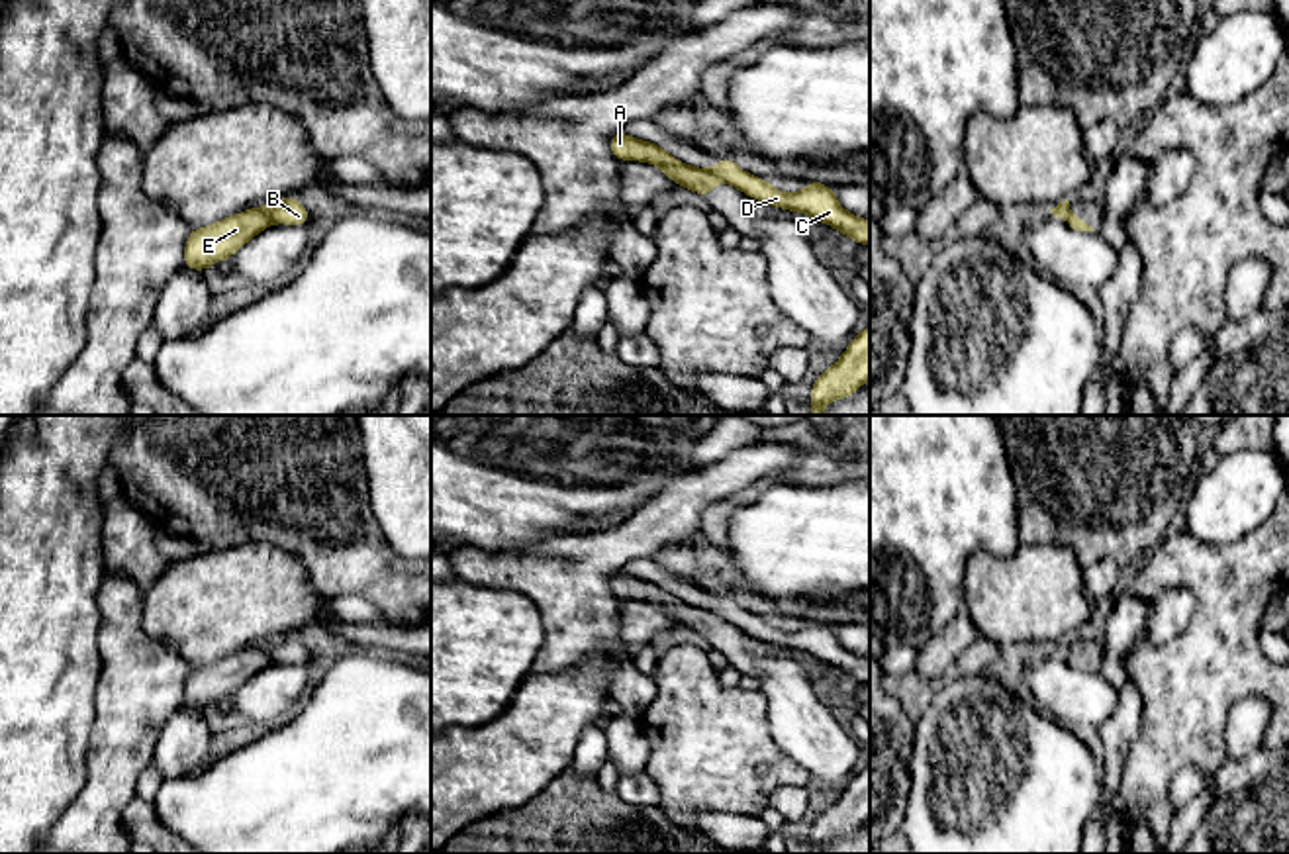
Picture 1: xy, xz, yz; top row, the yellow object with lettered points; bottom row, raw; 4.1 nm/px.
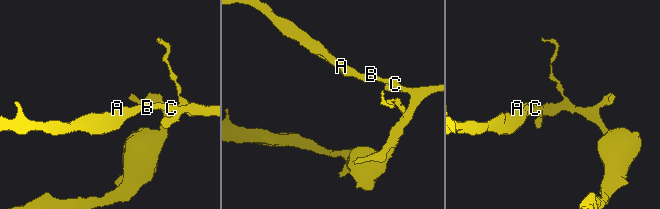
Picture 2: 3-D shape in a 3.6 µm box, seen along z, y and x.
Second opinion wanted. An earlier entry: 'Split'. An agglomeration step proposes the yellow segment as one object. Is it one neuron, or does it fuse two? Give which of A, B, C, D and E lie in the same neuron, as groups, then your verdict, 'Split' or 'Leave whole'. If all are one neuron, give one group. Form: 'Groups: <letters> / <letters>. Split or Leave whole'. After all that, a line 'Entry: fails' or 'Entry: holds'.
Groups: A E / B C D. Split
Entry: holds

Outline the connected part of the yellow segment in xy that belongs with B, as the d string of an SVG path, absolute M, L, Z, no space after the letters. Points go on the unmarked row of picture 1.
M294 635L280 637L268 642L270 652L274 660L286 662L286 664L306 664L310 658L310 648L302 644Z

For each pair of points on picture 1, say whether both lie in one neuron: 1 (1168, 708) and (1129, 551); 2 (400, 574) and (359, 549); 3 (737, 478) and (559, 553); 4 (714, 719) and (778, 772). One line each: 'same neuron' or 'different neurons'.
1: different neurons
2: same neuron
3: same neuron
4: same neuron

